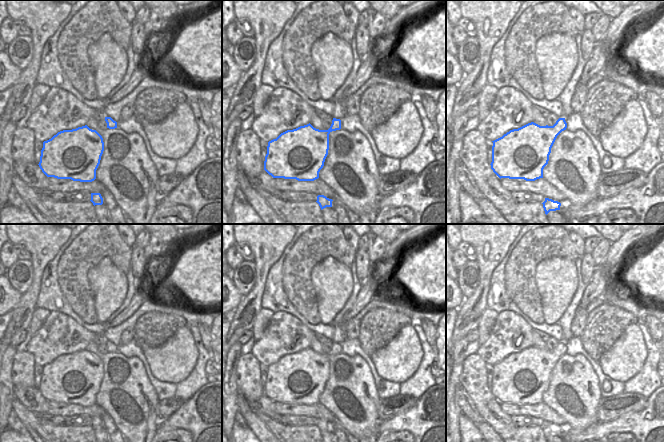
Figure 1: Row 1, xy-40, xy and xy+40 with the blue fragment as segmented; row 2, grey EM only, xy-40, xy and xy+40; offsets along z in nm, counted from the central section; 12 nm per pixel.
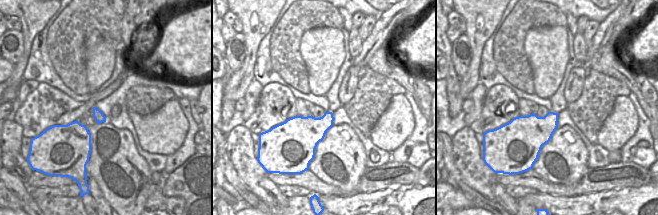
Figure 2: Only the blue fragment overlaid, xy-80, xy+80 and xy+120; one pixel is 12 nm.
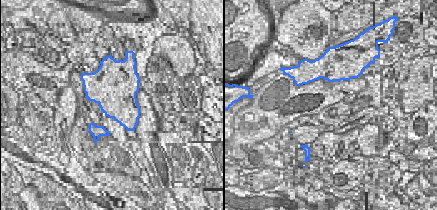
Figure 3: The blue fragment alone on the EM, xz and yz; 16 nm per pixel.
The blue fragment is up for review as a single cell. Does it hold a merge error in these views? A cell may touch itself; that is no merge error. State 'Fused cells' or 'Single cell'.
Single cell.

